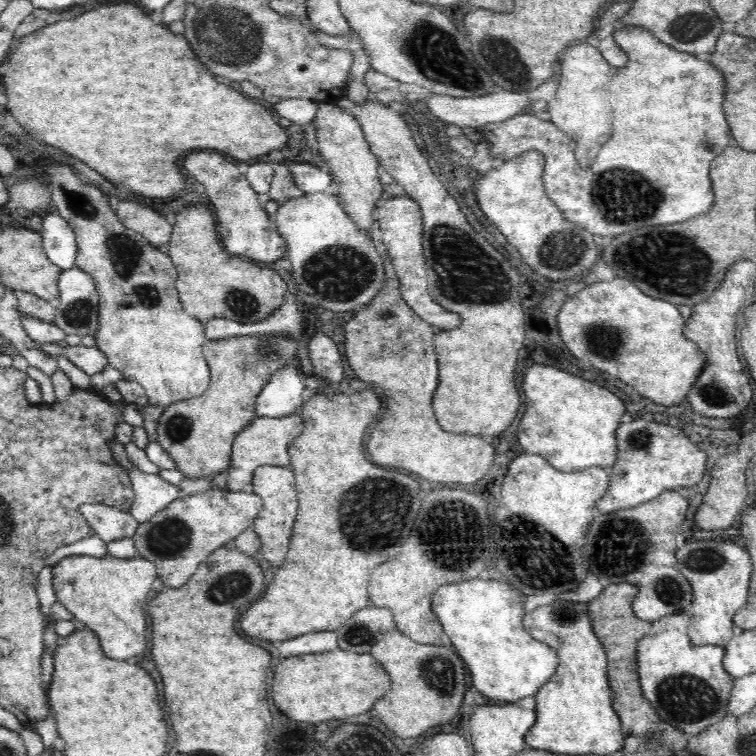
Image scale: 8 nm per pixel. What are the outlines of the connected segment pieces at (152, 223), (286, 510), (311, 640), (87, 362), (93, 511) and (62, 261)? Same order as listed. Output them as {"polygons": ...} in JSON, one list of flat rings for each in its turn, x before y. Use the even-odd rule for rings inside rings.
{"polygons":[[[114,202,117,219,128,229,134,230,144,236,152,247,165,250,169,241,173,226,164,217,150,208,144,208,136,202]],[[262,465,259,466,252,477,252,492,257,494,263,502,258,518,253,522,254,532,262,542,262,558,268,560,272,566,282,566,284,556,288,552,288,542,295,523,298,510,298,497,293,470,289,465,285,467]],[[320,632,320,634,306,634,302,638,282,642,280,656,296,656,296,654,316,654,316,652,332,652,337,648,337,638,334,632]],[[38,343,37,348,48,358,67,358,76,368,89,375,100,372,107,365,105,354,96,346,86,348,82,344,62,346,58,343]],[[86,503,81,506,86,522,105,543,130,539,141,525,130,512,118,510,104,503]],[[48,214,44,218,44,230,40,233,48,260,63,271,74,268,78,244,67,220,59,214]]]}

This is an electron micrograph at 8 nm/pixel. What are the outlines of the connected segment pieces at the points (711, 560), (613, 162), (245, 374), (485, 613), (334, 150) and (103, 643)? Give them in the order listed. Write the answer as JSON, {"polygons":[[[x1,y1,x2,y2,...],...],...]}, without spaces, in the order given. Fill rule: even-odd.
{"polygons":[[[740,540,732,542,687,541,676,551,679,571,688,579,693,590,689,611,690,642,696,646,724,645,737,632,733,616,748,600,753,566,750,555]],[[623,25,618,27,613,34,616,44,627,54,628,62,624,68,620,68,616,72,616,76,612,78,612,84,610,84,610,102,612,102,612,110,614,110,614,116,612,116,612,128,614,128,614,134,612,138,600,148,596,160,592,160,590,166,580,165,578,157,574,153,576,142,569,139,567,135,564,135,561,130,551,121,543,120,535,114,531,115,528,112,509,118,504,122,492,123,476,130,478,134,482,134,482,138,488,142,488,154,498,160,508,160,511,155,517,155,524,151,536,150,545,160,543,168,542,181,544,182,544,190,547,197,556,205,556,208,560,209,560,212,568,218,568,222,572,224,578,224,578,226,584,226,588,232,592,234,600,234,600,236,612,237,619,234,636,230,644,229,646,227,671,225,674,222,684,222,688,218,694,218,698,214,704,214,708,212,708,208,714,205,715,196,710,184,710,178,708,178,708,168,712,164,712,160,716,156,720,156,728,146,735,146,734,138,731,135,731,130,726,120,722,105,723,105,723,92,724,81,721,78,721,74,710,66,707,62,704,62,701,57,692,55,690,53,683,53,679,50,674,50,671,46,665,45,659,38,656,38,648,29,639,26]],[[224,338,207,340,203,355,210,369,207,389,196,398,178,401,165,407,157,428,158,444,175,462,184,479,212,478,227,470,231,446,236,435,256,417,258,393,269,374,286,361,294,359,296,342,274,338]],[[486,578,446,584,435,590,431,609,441,622,444,634,449,636,456,654,466,664,474,688,490,700,513,703,528,698,536,694,558,668,556,651,524,632,522,618,526,612,522,608,522,594,508,584]],[[318,103,316,119,316,137,320,153,329,164,332,185,336,186,336,201,344,208,344,213,355,222,360,232,371,238,374,234,376,202,383,196,383,187,379,179,379,160,371,153,366,137,356,117,338,107,337,103]],[[110,554,102,558,65,556,52,566,53,587,57,601,65,606,73,618,85,624,98,638,104,656,112,660,126,660,140,654,146,644,146,603,153,595,152,582,157,578,153,562,136,556,116,558]]]}

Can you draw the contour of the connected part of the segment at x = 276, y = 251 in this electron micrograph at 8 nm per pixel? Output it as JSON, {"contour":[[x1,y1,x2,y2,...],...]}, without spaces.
{"contour":[[192,152,182,160,182,168,198,184,206,188,206,198,212,204,218,218,217,232,226,253,260,263,274,262,285,256,286,243,280,236,276,225,266,215,259,203,258,194,250,187,245,174,238,171,238,166,228,162,220,154,212,152]]}

